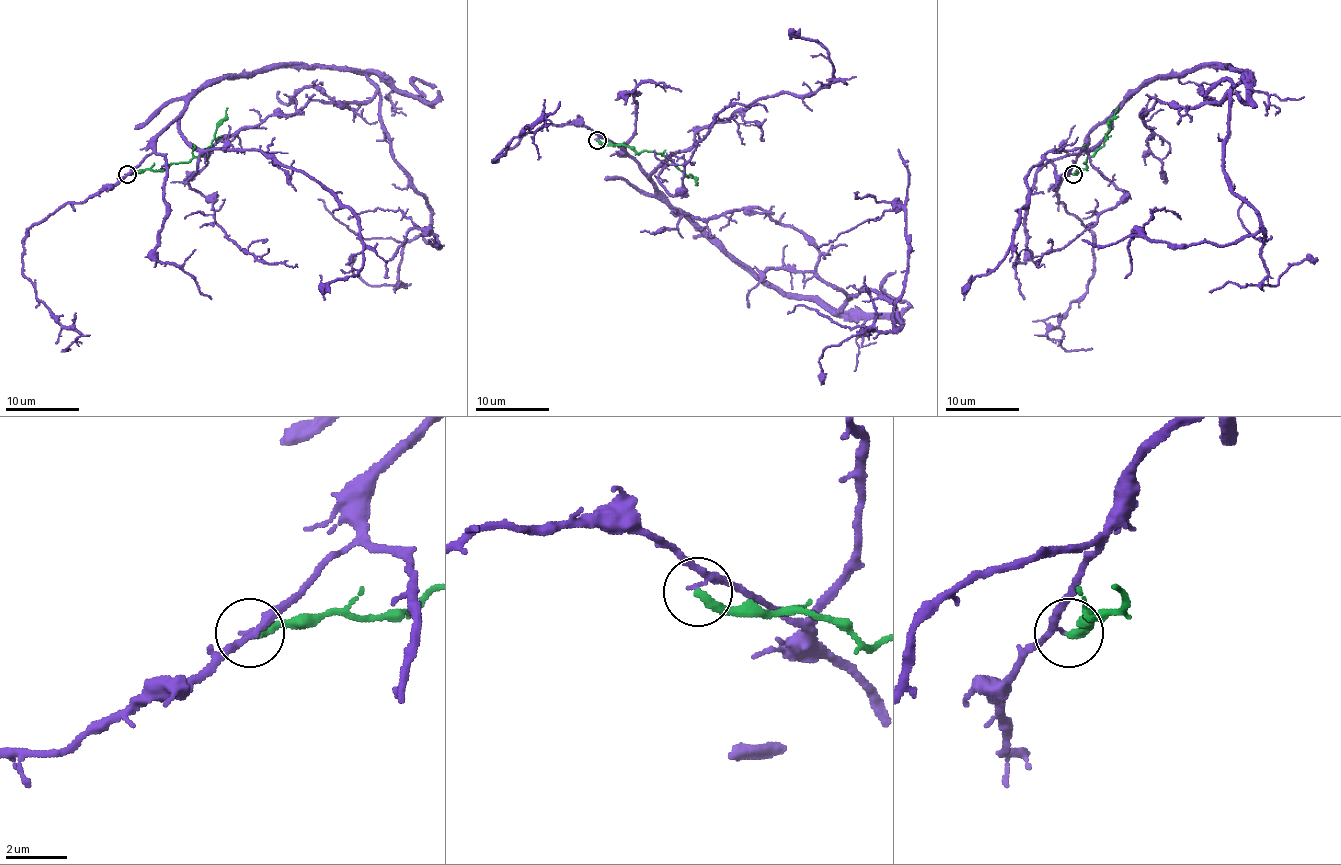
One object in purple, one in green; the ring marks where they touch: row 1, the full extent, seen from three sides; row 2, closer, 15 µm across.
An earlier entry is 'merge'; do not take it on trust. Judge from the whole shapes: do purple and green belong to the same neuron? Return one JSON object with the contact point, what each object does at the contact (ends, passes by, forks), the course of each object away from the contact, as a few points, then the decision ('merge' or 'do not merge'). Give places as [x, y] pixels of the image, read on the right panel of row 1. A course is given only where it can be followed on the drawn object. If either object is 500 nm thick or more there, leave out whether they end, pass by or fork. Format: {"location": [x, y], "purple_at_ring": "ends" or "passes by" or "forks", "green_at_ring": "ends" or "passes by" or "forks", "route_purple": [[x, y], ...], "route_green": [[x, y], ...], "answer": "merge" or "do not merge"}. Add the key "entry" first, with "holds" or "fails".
{"entry": "fails", "location": [1073, 174], "purple_at_ring": "passes by", "green_at_ring": "ends", "route_purple": [[1072, 173], [1146, 81], [1238, 69], [1223, 173], [1260, 227], [1225, 245], [1142, 234], [1153, 210], [1181, 219]], "route_green": [[1072, 173], [1085, 166], [1083, 162], [1104, 144], [1107, 122], [1118, 107]], "answer": "do not merge"}

